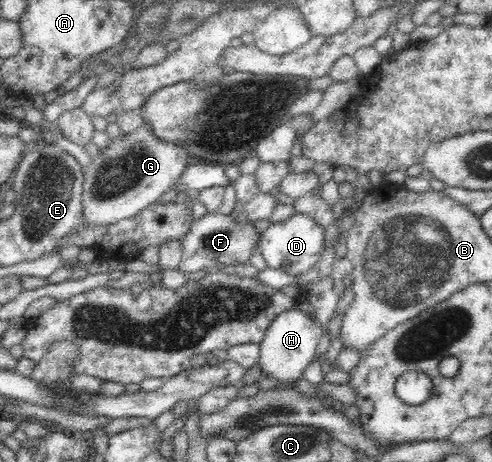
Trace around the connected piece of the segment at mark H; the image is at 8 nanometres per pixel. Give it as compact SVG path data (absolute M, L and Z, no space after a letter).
M293 307L284 310L270 323L260 341L261 355L258 364L263 374L279 381L279 387L302 381L303 372L316 357L322 335L323 327L315 314L308 314Z

